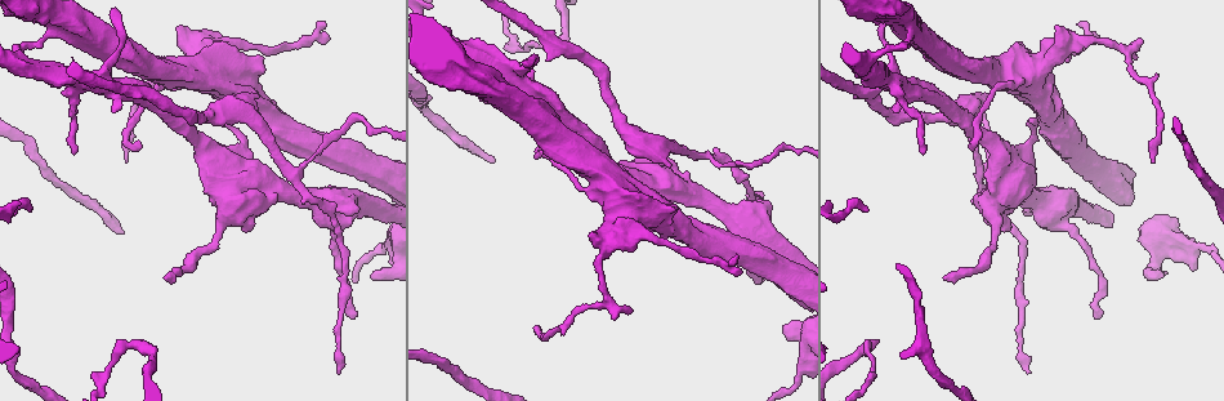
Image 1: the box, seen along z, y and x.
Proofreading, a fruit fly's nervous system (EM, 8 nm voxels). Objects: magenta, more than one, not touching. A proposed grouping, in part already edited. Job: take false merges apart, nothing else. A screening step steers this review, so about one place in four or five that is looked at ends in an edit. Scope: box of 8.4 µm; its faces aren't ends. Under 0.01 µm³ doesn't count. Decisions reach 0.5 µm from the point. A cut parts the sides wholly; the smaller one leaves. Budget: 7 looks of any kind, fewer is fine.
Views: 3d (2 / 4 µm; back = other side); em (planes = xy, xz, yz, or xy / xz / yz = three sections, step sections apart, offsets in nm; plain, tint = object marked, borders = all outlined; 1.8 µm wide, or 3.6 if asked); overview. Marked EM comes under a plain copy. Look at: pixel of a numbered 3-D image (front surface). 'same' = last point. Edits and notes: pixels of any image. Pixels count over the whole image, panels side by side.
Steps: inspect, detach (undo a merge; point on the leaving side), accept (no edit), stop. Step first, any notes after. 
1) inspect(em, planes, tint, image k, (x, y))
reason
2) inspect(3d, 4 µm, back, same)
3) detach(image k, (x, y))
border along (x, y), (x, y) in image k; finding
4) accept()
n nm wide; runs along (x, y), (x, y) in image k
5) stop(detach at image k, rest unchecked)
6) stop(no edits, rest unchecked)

inspect(3d, 2 µm, image 1, (982, 70))
thick turns thin

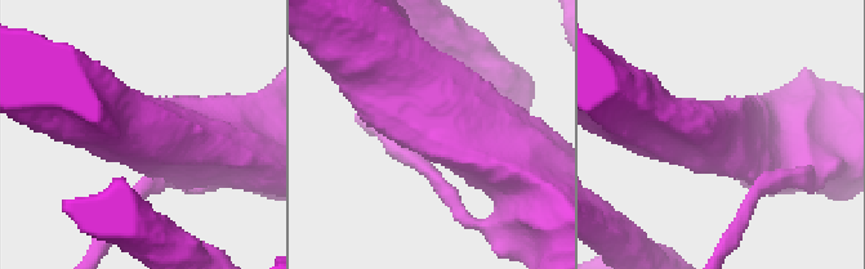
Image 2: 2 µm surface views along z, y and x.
inspect(em, planes, tint, image 2, (169, 133))
3 arms; need the tissue

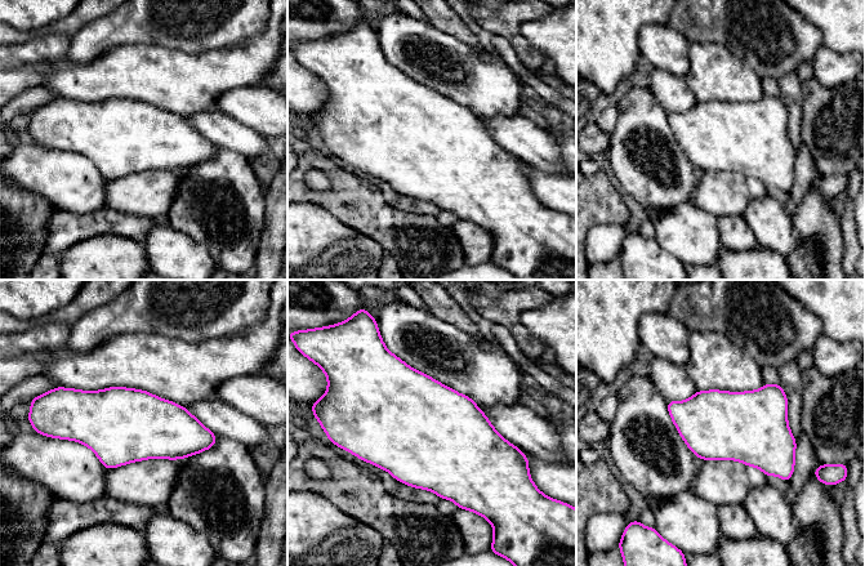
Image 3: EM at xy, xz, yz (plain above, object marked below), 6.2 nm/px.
accept()
440 nm wide; continuous, no second neuron

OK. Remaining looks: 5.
inspect(em, xy, step 4, tint, image 1, (870, 344))
abrupt turn

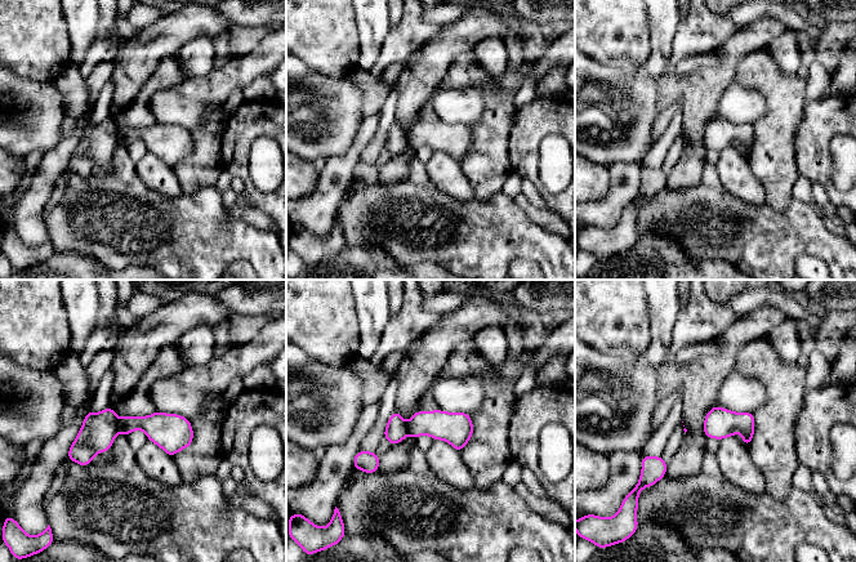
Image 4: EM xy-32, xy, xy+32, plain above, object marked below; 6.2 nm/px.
inspect(em, planes, tint, same)
another direction

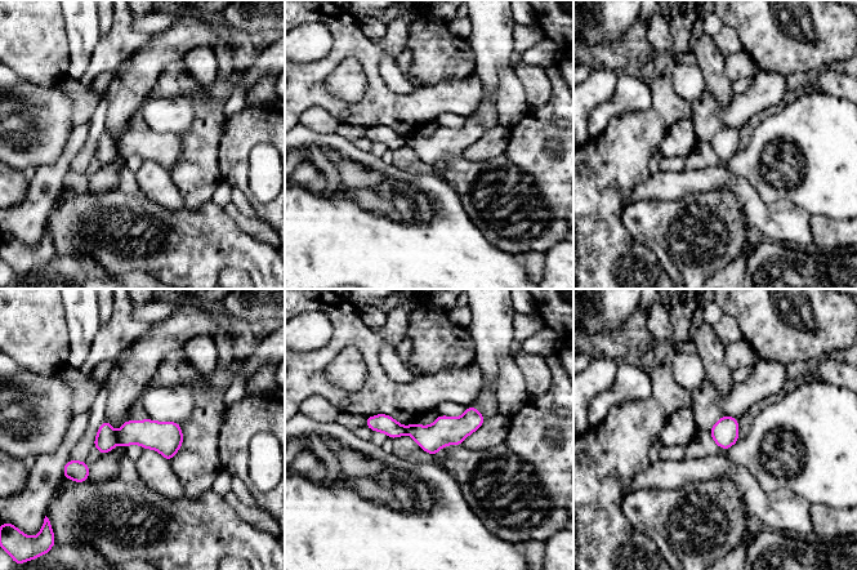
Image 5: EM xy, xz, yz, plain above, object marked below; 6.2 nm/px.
detach(image 5, (148, 433))
a second neuron is stuck on

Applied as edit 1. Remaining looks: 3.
inspect(overview)
see it whole again

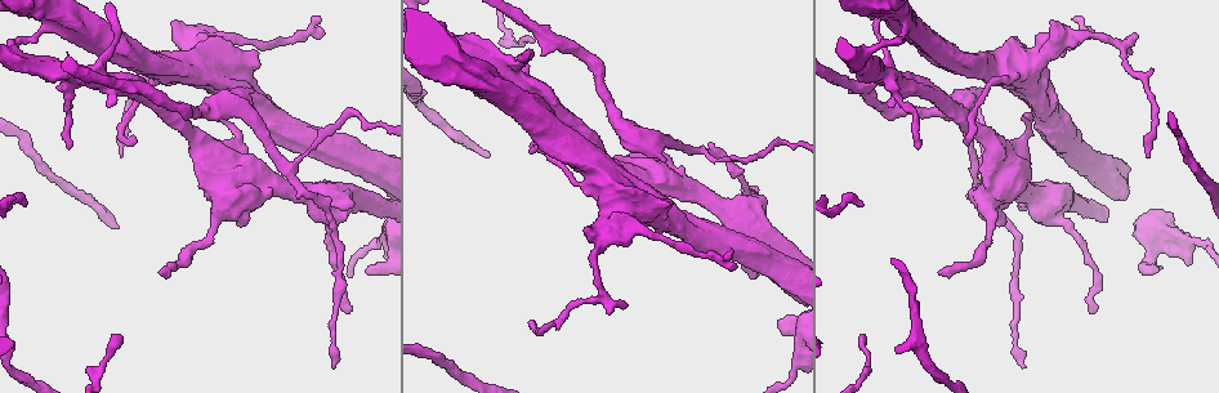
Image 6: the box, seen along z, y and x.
inspect(em, planes, borders, image 6, (668, 138))
thick turns thin

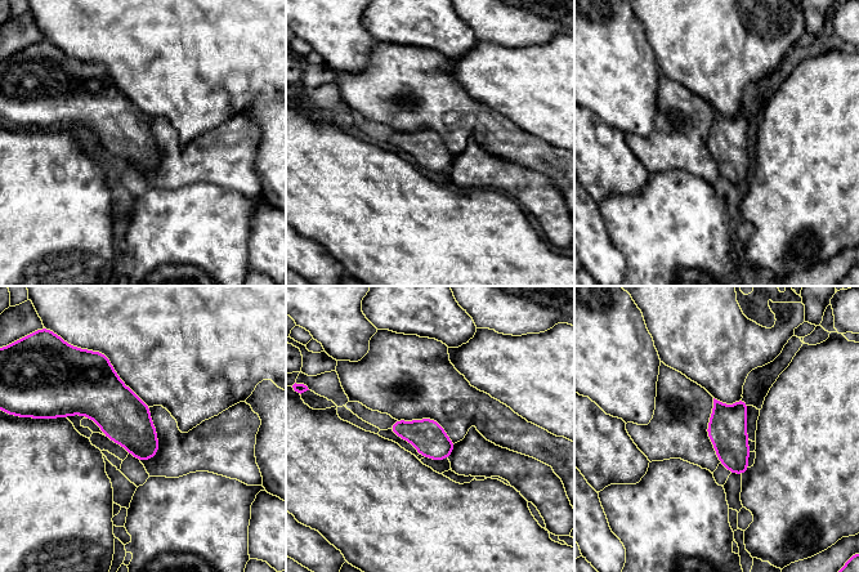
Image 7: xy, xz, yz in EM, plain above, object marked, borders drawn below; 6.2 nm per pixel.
accept()
220 nm wide; all the same neuron

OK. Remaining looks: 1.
stop(detach at image 5, rest unchecked)

